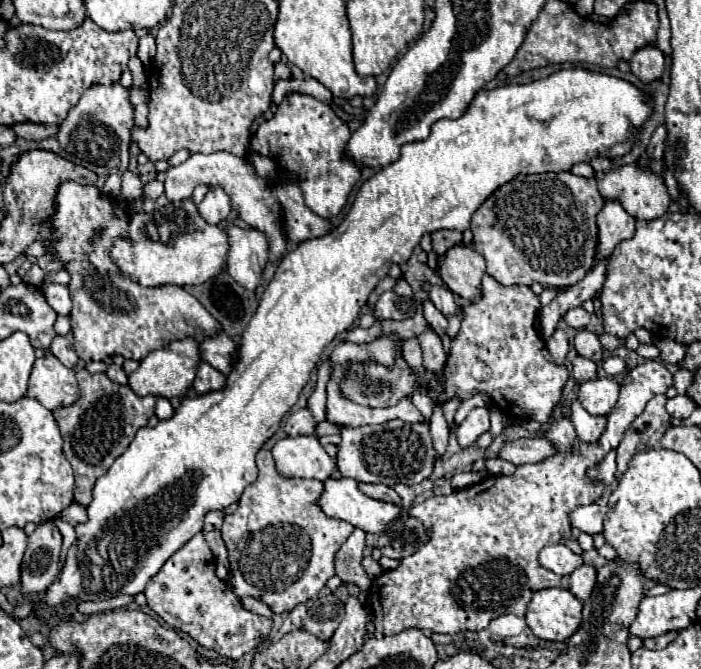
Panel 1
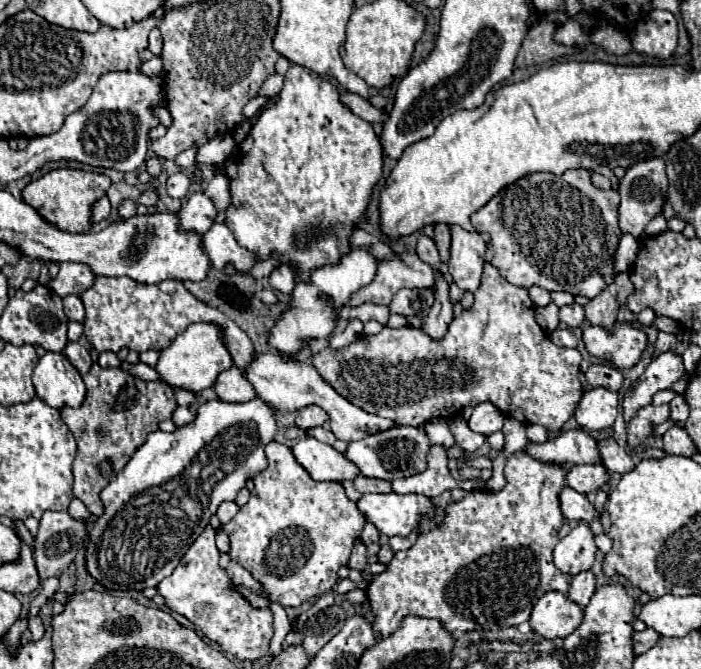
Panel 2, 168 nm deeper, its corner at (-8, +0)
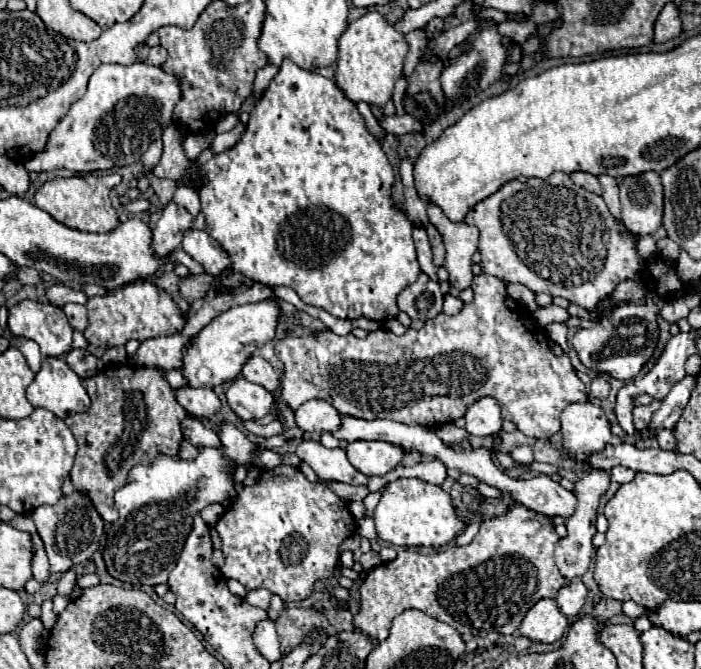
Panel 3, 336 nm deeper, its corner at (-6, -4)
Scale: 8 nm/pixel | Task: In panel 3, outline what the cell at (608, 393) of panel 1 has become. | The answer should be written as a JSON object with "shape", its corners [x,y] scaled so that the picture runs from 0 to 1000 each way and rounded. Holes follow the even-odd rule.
{"shape":[[[846,599],[815,602],[800,620],[800,647],[803,665],[826,692],[832,692],[840,677],[857,674],[866,662],[877,665],[892,659],[872,647],[866,620]]]}

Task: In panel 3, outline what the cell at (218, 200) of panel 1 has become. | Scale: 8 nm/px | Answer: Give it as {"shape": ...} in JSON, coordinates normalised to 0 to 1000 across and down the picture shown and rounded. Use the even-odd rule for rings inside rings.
{"shape":[[[241,303],[233,312],[230,327],[218,342],[218,375],[233,384],[258,369],[258,357],[267,342],[278,339],[278,324],[258,306]]]}

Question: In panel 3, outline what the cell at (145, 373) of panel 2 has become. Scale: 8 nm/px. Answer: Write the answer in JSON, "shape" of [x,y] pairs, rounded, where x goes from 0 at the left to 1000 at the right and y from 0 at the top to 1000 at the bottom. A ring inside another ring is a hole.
{"shape":[[[275,578],[250,581],[250,596],[270,620],[278,620],[284,626],[310,617],[312,608],[315,608],[312,593],[304,587],[304,581],[295,581],[295,578],[287,578],[287,581],[275,581]]]}

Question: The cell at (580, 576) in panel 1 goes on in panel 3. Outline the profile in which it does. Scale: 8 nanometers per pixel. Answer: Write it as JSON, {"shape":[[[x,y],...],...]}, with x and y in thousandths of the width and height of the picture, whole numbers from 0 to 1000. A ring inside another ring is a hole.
{"shape":[[[815,868],[797,883],[792,898],[795,898],[800,916],[809,919],[812,925],[817,925],[826,919],[829,907],[835,901],[835,892],[837,892],[837,877],[832,874],[832,868]]]}

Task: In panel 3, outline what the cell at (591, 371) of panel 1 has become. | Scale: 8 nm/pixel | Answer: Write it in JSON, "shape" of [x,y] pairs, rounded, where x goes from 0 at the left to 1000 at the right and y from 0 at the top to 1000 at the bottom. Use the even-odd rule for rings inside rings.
{"shape":[[[852,561],[852,564],[846,564],[846,570],[843,570],[843,593],[849,593],[849,596],[863,596],[863,593],[869,593],[869,570],[863,567],[863,564],[857,564],[857,561]]]}

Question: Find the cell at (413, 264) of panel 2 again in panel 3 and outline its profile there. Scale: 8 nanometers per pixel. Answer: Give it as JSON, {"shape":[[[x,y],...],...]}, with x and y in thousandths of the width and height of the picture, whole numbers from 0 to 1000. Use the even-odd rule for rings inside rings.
{"shape":[[[407,88],[404,97],[398,100],[398,109],[389,115],[387,127],[378,133],[369,154],[358,166],[358,175],[355,175],[355,184],[352,184],[352,193],[350,193],[344,211],[335,220],[330,220],[327,226],[304,232],[301,241],[295,241],[292,247],[284,247],[284,250],[292,265],[290,274],[284,274],[284,277],[275,277],[270,271],[258,271],[258,274],[278,280],[284,286],[287,309],[295,324],[295,348],[304,357],[310,357],[318,366],[318,372],[327,378],[327,384],[332,390],[332,399],[330,399],[332,405],[341,405],[344,411],[350,411],[367,423],[375,423],[381,429],[395,429],[395,426],[415,429],[424,435],[424,441],[429,444],[432,453],[458,459],[484,477],[509,477],[518,471],[532,480],[552,480],[569,468],[566,453],[563,453],[569,435],[575,435],[578,429],[592,423],[592,417],[601,408],[595,381],[592,381],[592,366],[586,357],[589,336],[581,330],[581,324],[575,318],[561,312],[558,288],[555,288],[555,283],[561,277],[561,253],[544,223],[541,208],[524,193],[506,154],[498,151],[472,118],[464,118],[455,109],[435,106],[435,103],[424,100],[418,91]]]}

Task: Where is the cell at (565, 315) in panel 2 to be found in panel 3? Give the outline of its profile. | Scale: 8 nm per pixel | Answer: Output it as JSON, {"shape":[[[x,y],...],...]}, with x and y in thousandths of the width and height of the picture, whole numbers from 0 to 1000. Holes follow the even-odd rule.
{"shape":[[[783,456],[783,459],[766,462],[766,465],[760,468],[760,474],[763,474],[763,480],[766,480],[769,489],[777,489],[777,486],[786,483],[786,480],[800,480],[800,483],[806,483],[815,471],[809,471],[809,462],[803,462],[803,459]]]}

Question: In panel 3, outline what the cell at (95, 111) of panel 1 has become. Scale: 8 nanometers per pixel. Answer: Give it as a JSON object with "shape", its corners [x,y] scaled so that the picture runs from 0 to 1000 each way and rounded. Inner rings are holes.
{"shape":[[[201,91],[193,97],[144,97],[127,118],[124,139],[104,154],[98,169],[84,181],[84,187],[70,202],[67,220],[47,235],[36,241],[36,253],[41,259],[58,259],[58,256],[78,256],[78,253],[101,253],[110,259],[121,256],[138,256],[138,253],[158,253],[164,247],[178,250],[190,247],[201,238],[201,232],[215,217],[218,208],[227,208],[233,199],[233,190],[238,184],[247,184],[247,160],[258,148],[255,124],[247,112],[238,112],[230,100],[213,100]]]}

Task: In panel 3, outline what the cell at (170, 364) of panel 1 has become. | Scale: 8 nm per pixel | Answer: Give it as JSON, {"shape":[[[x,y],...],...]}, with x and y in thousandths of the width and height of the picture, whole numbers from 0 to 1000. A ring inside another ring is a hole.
{"shape":[[[392,447],[330,459],[290,489],[272,516],[264,519],[258,558],[270,578],[310,578],[332,570],[344,558],[344,546],[369,519],[392,504],[392,486],[398,474],[398,456]]]}

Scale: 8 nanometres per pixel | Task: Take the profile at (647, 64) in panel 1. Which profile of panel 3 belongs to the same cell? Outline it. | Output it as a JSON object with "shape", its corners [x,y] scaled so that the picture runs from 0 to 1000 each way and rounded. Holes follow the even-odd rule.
{"shape":[[[951,4],[946,16],[940,19],[934,31],[934,49],[932,49],[932,64],[951,64],[963,58],[971,49],[971,28],[969,16],[963,13],[960,4]]]}

